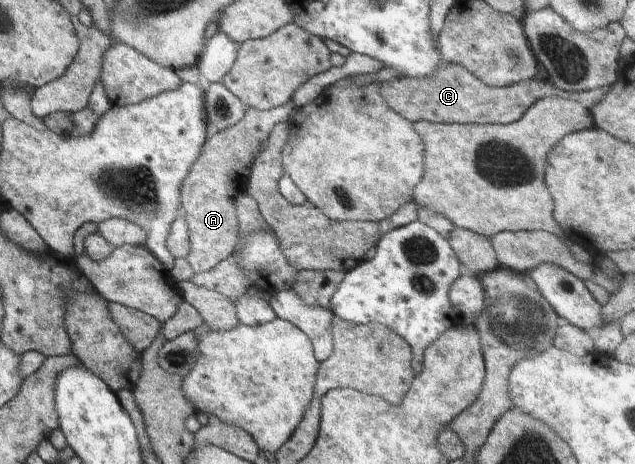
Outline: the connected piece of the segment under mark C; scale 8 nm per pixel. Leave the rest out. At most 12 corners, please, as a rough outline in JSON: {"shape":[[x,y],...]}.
{"shape":[[448,63],[379,92],[411,123],[507,125],[538,99],[588,110],[609,86],[571,93],[550,80],[489,87]]}

